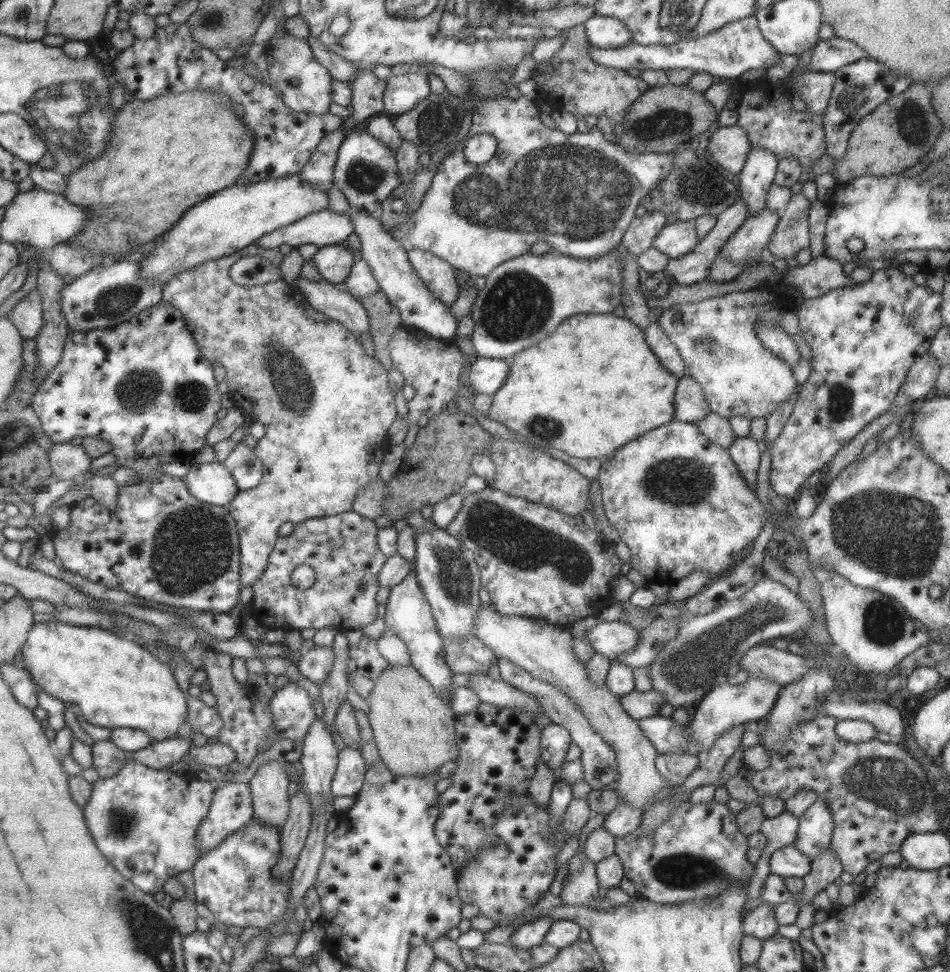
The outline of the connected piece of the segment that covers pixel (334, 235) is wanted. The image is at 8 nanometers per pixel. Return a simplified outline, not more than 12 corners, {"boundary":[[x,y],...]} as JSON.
{"boundary":[[310,212],[263,235],[275,249],[337,245],[353,232],[346,213]]}

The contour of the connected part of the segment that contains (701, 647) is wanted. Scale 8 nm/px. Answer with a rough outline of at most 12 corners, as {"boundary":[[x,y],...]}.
{"boundary":[[764,576],[681,621],[646,666],[691,708],[743,653],[806,631],[812,612]]}

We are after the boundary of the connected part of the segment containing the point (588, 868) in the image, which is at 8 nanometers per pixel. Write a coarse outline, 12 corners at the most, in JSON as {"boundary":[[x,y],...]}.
{"boundary":[[579,846],[566,865],[558,897],[587,907],[601,891],[596,863]]}

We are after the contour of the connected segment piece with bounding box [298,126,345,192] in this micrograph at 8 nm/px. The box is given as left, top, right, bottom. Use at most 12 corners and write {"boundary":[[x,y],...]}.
{"boundary":[[342,126],[323,136],[298,173],[326,192],[344,136]]}

